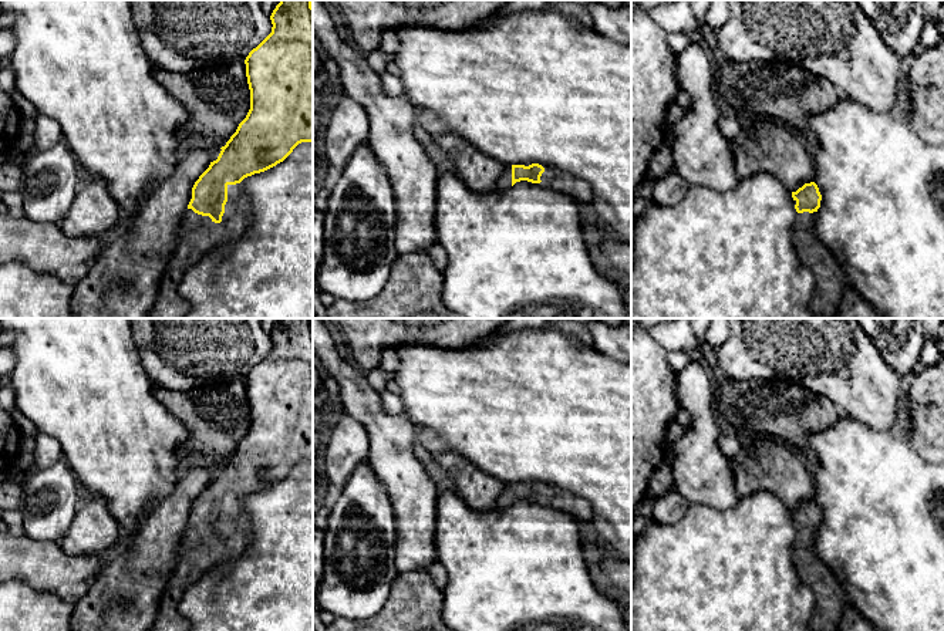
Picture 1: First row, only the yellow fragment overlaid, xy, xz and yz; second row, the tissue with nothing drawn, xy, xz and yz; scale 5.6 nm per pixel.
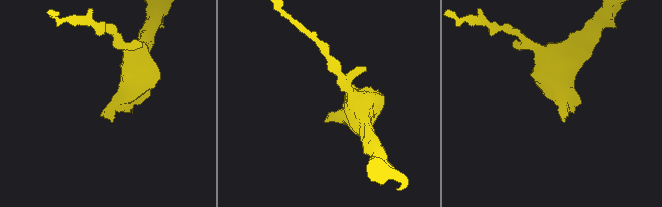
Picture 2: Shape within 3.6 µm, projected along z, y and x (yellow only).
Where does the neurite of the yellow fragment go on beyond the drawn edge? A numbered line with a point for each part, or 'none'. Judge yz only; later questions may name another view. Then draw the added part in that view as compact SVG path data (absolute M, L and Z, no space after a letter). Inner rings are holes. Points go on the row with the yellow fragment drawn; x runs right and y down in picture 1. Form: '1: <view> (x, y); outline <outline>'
1: yz (830, 282); outline M798 213L793 243L803 264L815 277L815 291L809 301L813 318L835 318L847 279L833 254L815 232L815 213Z

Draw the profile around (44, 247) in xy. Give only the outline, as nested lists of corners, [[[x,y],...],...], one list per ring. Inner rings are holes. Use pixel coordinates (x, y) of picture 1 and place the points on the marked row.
[[[0,207],[0,263],[20,261],[38,273],[92,263],[104,247],[100,236],[68,237],[58,223],[14,217]]]

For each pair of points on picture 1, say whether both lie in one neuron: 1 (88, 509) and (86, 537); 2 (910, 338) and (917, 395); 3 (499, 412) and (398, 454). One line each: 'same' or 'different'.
1: same
2: different
3: different

